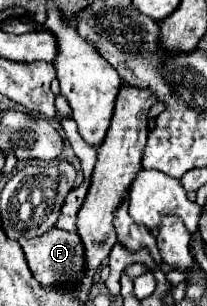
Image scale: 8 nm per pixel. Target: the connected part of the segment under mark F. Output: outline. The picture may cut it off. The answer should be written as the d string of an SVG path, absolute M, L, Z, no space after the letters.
M49 229L45 235L35 237L35 239L19 239L19 245L25 253L25 259L29 263L29 269L41 285L67 285L75 287L79 283L79 277L83 277L85 269L85 259L83 259L83 245L77 237L77 233L65 233L61 229Z

